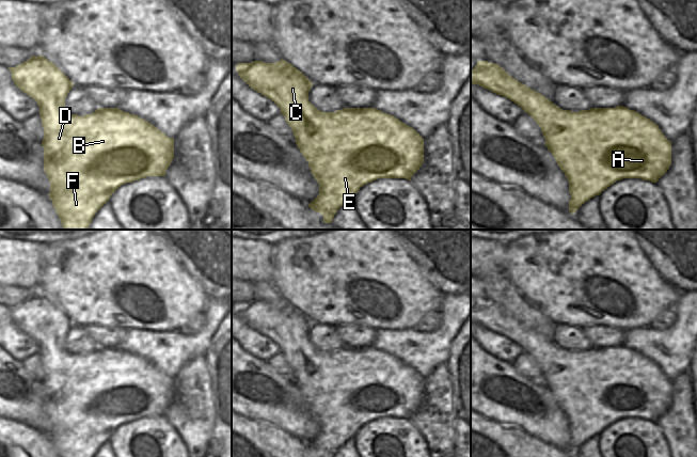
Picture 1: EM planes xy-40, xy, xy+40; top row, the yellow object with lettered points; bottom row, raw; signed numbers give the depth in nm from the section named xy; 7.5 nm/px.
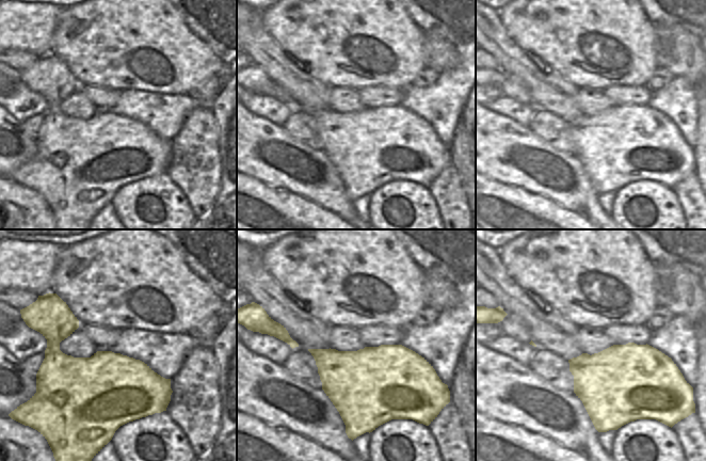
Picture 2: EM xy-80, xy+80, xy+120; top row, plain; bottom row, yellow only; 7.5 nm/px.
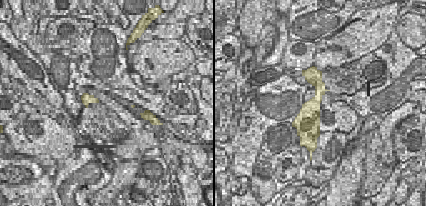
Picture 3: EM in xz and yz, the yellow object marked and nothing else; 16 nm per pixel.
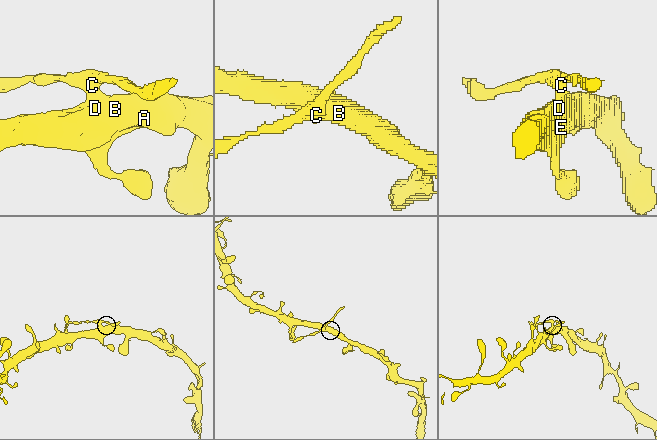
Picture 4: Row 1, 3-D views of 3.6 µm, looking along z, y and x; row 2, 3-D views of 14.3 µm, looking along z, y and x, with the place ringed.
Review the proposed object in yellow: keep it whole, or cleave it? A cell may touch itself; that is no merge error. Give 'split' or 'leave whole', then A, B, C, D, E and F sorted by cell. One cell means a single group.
split; A B D E F / C

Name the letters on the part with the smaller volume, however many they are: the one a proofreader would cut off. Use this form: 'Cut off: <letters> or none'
Cut off: C

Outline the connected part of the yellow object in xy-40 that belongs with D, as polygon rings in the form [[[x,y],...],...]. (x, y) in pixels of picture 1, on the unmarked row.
[[[52,344],[50,349],[46,351],[46,354],[41,356],[41,359],[44,367],[44,378],[42,380],[44,387],[44,410],[50,421],[50,431],[48,436],[52,440],[52,444],[59,457],[94,457],[95,453],[109,440],[110,436],[122,424],[147,415],[165,415],[165,410],[174,397],[174,377],[169,377],[147,360],[134,353],[124,351],[118,347],[98,347],[92,353],[79,356],[77,353],[70,353],[66,349],[58,349],[57,346]]]

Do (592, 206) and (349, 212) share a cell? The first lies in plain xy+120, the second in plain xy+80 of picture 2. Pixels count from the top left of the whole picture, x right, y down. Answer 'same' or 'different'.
same

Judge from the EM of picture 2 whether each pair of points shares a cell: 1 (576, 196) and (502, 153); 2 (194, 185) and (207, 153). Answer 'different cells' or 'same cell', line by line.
1: same cell
2: same cell

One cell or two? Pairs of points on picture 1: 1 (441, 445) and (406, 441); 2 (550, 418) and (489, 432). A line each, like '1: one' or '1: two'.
1: two
2: two

